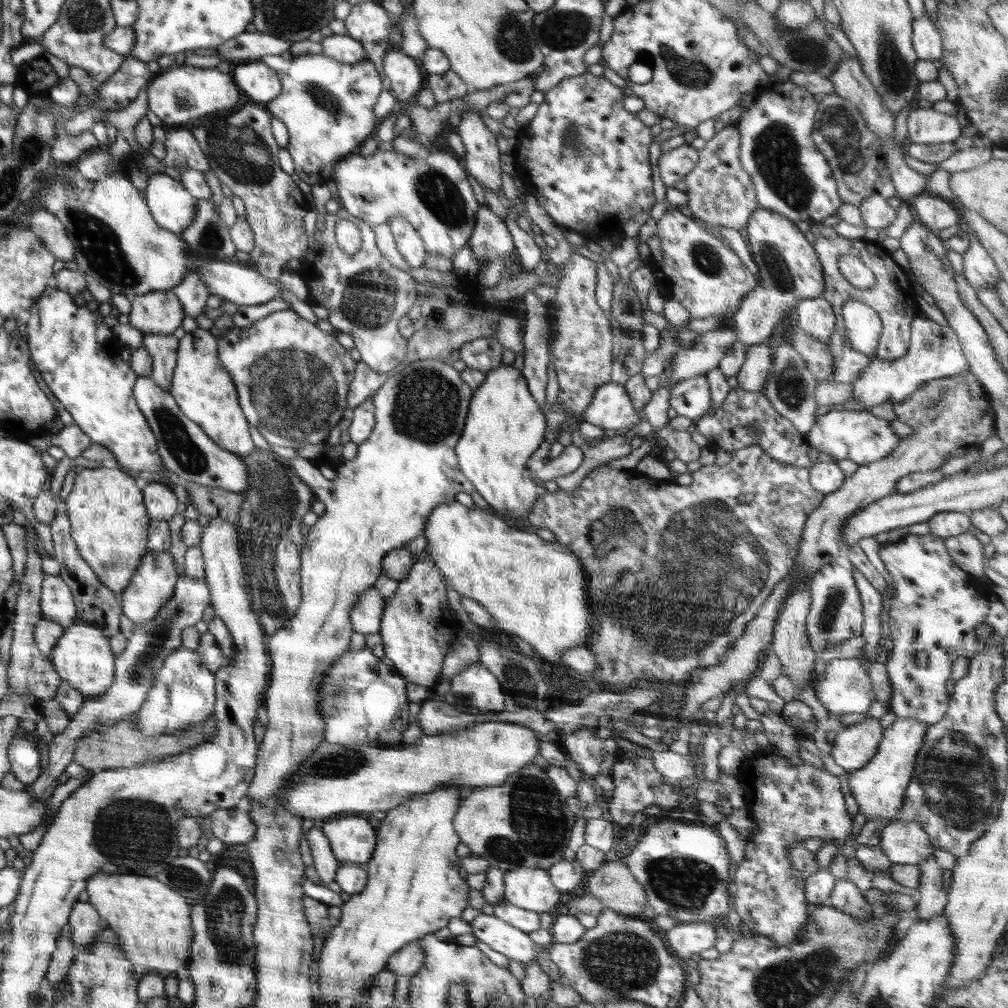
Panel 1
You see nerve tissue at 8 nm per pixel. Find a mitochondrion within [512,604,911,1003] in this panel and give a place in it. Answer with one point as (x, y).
(620, 962)

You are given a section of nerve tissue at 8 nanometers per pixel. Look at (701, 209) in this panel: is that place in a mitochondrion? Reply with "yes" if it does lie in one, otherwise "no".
no

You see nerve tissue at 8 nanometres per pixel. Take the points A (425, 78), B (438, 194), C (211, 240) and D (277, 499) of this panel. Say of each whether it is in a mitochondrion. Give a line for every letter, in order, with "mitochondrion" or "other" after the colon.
A: other
B: mitochondrion
C: mitochondrion
D: mitochondrion

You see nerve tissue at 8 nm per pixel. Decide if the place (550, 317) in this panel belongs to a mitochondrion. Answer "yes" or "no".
no

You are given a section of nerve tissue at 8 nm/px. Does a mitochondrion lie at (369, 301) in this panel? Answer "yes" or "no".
yes

